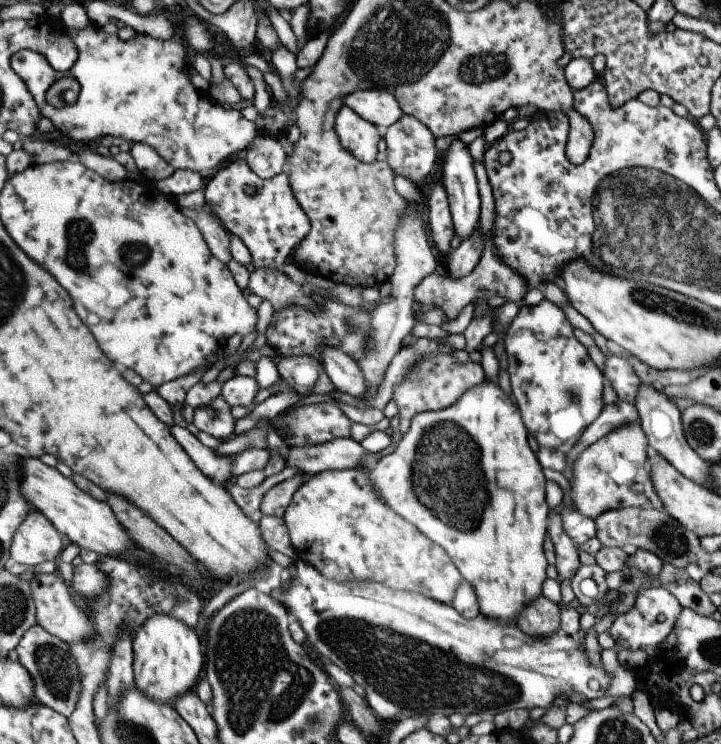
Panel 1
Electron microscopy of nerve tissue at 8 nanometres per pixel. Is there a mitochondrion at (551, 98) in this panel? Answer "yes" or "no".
no

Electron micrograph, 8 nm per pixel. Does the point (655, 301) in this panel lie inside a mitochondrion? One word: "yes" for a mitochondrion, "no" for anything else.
yes

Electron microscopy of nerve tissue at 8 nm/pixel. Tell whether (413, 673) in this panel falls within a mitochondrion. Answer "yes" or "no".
yes

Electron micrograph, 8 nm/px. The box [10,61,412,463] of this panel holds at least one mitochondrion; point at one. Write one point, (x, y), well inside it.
(79, 230)

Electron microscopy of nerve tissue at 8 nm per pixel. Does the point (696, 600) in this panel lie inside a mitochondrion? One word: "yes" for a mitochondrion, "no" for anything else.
no

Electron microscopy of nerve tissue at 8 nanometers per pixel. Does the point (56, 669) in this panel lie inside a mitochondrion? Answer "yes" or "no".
yes

